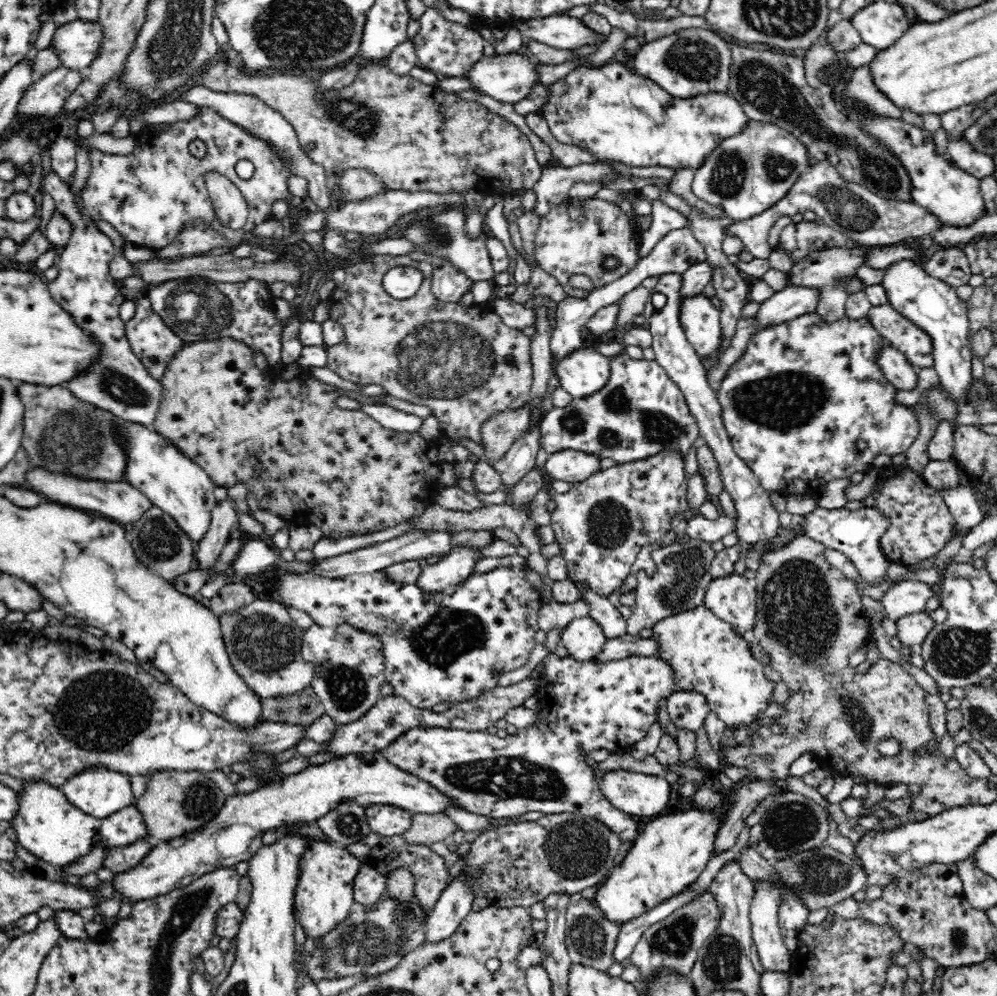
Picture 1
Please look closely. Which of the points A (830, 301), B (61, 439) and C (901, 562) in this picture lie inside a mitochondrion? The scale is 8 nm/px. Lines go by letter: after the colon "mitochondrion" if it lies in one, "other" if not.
A: other
B: mitochondrion
C: other

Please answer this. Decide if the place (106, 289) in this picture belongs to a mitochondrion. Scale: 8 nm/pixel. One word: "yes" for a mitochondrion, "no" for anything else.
no

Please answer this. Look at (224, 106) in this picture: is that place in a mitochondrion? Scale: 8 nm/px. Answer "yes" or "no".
no

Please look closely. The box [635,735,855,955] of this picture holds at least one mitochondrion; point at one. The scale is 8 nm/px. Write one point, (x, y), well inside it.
(792, 825)

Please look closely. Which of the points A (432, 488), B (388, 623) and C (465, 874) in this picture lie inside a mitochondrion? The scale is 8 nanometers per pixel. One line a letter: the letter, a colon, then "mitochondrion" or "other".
A: other
B: mitochondrion
C: other

